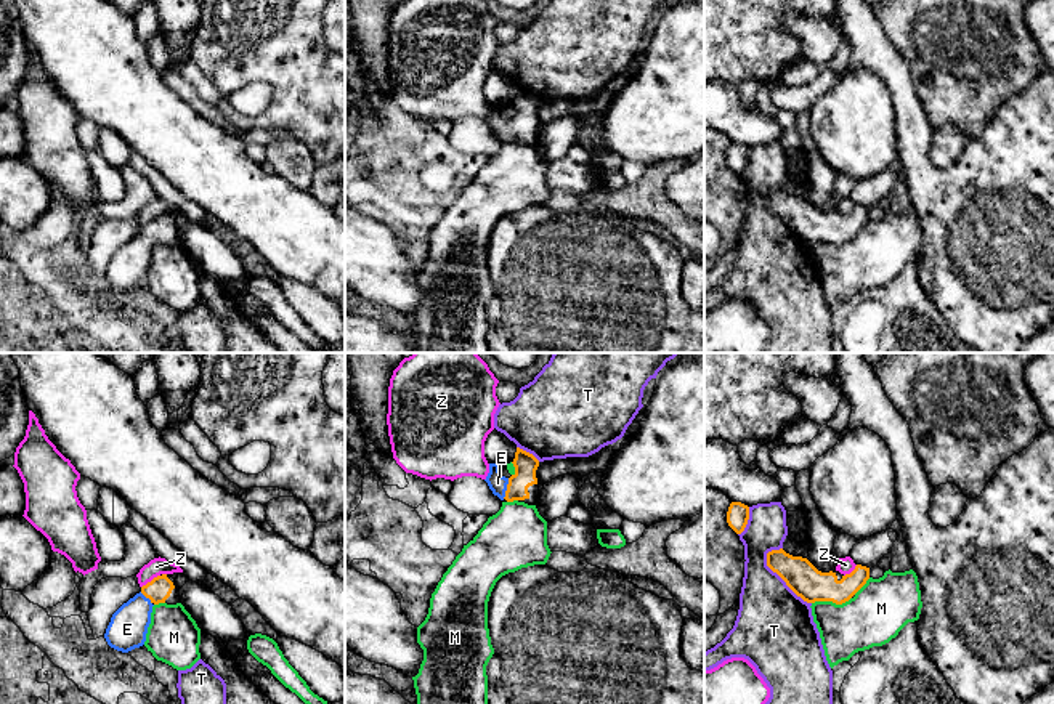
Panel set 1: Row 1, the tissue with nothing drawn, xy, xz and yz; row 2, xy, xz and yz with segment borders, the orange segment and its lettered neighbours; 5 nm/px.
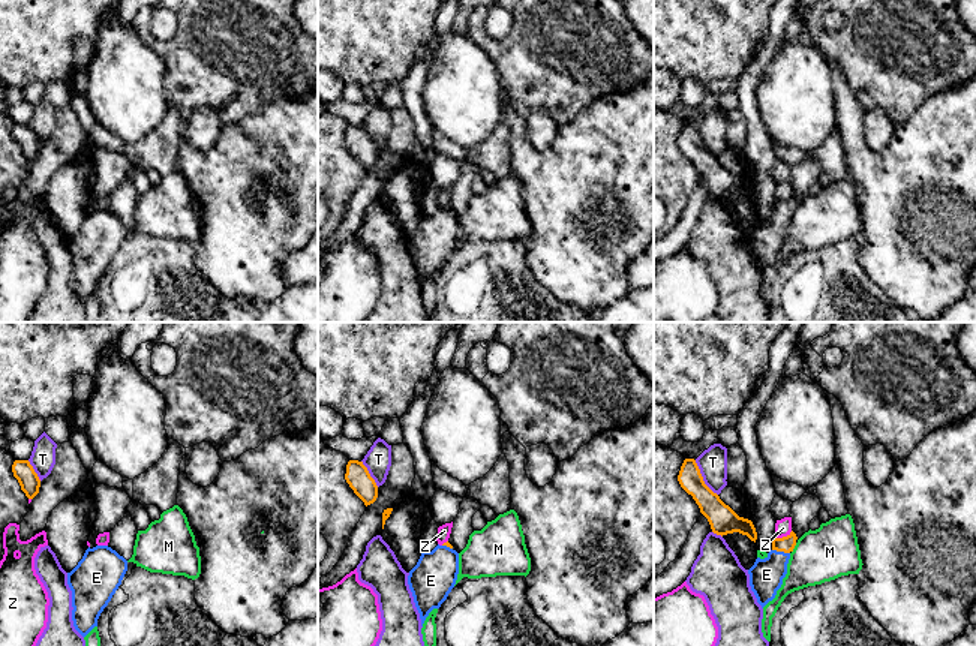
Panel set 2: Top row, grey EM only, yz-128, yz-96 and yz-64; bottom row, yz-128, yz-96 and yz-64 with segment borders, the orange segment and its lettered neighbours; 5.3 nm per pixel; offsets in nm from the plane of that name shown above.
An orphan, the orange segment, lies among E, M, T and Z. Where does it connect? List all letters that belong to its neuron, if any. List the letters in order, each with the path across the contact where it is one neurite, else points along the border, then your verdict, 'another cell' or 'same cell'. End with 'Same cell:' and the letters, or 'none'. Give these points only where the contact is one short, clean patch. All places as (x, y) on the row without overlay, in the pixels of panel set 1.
E: runs through xz (525, 105), (525, 113), (507, 129), (498, 124); same cell
M: border along yz (851, 238), (841, 244), (812, 244); another cell
T: another cell
Z: another cell
Same cell: E

